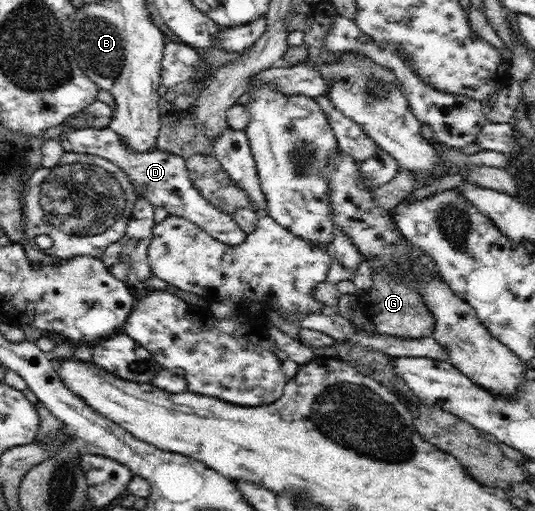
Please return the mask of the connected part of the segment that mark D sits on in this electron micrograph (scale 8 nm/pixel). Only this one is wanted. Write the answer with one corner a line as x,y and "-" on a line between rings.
68,127
60,136
59,141
65,151
98,155
117,164
129,176
133,186
139,188
139,194
146,198
154,208
164,208
172,216
183,216
186,220
203,228
212,238
236,246
242,244
247,234
233,219
233,216
218,210
206,200
192,184
187,161
181,156
158,149
156,146
148,152
134,152
124,139
108,128
77,128

